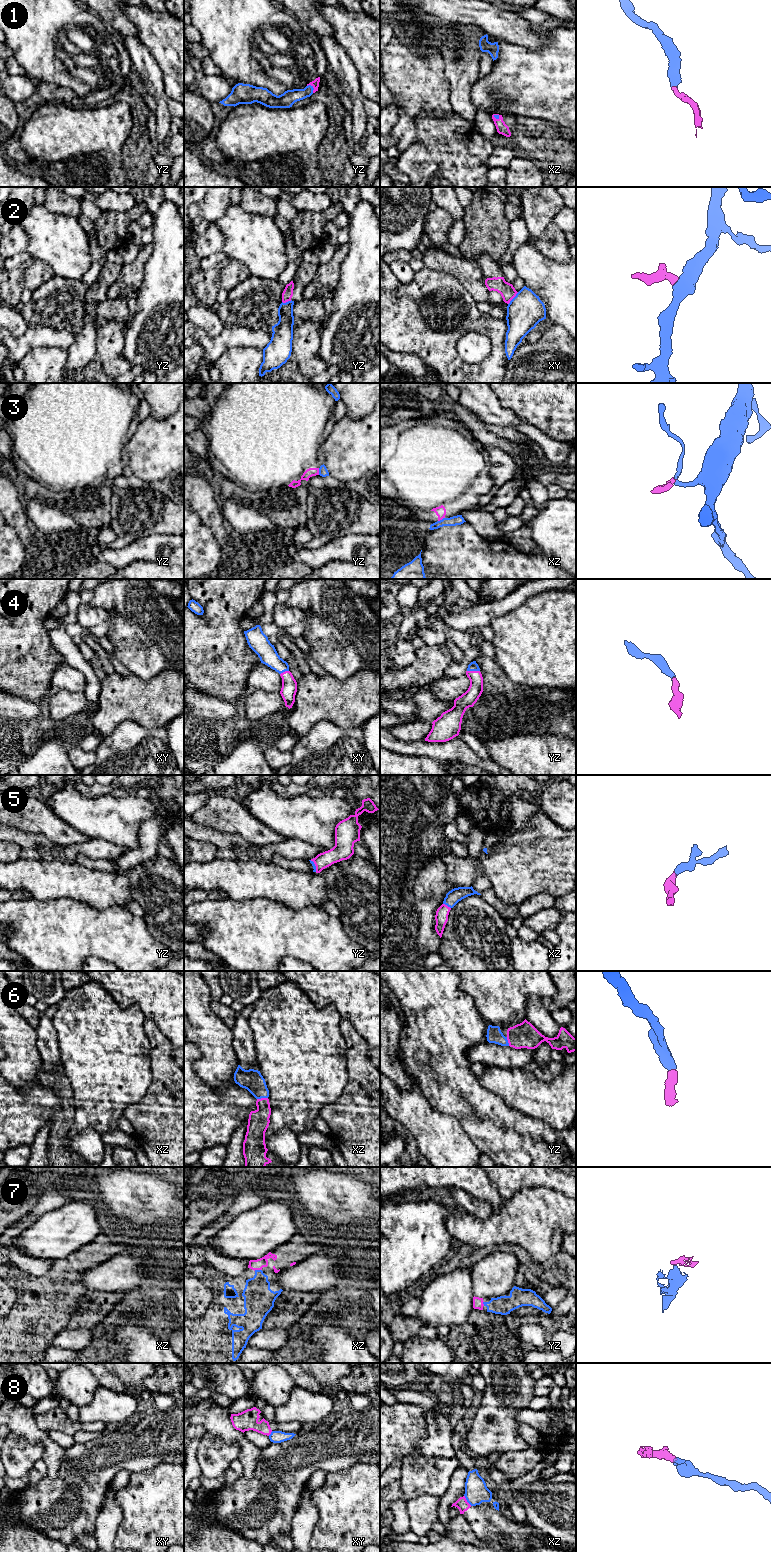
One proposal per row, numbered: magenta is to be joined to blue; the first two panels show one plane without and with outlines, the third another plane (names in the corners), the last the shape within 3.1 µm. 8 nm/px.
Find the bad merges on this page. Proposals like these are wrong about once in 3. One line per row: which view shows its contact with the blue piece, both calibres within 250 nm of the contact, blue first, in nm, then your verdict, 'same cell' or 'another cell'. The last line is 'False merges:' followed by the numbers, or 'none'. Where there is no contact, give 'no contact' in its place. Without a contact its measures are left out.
1: contact in yz; calibres 120 and 60 nm; same cell
2: contact in xy; calibres 280 and 120 nm; another cell
3: contact in yz; calibres 70 and 70 nm; another cell
4: contact in yz; calibres 80 and 120 nm; same cell
5: contact in xz; calibres 110 and 110 nm; same cell
6: contact in xz; calibres 170 and 170 nm; same cell
7: contact in xz; calibres 240 and 90 nm; same cell
8: contact in xz; calibres 190 and 90 nm; another cell
False merges: 2, 3, 8

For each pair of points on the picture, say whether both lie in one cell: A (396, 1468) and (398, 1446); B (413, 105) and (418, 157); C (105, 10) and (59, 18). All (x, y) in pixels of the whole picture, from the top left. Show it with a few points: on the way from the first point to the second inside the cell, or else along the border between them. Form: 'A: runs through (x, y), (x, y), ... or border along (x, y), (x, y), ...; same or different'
A: border along (396, 1459), (390, 1466); different
B: border along (439, 117), (420, 113), (415, 118); different
C: border along (91, 11), (102, 19); different

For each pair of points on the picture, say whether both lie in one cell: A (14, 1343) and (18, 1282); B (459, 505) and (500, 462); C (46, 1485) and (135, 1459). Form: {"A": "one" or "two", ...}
{"A": "one", "B": "two", "C": "one"}

